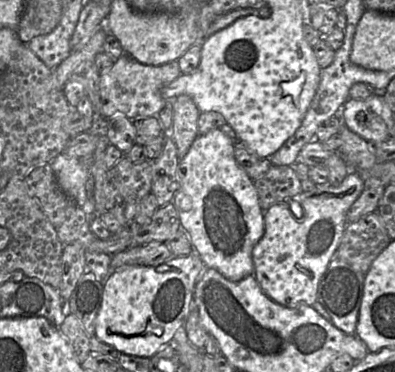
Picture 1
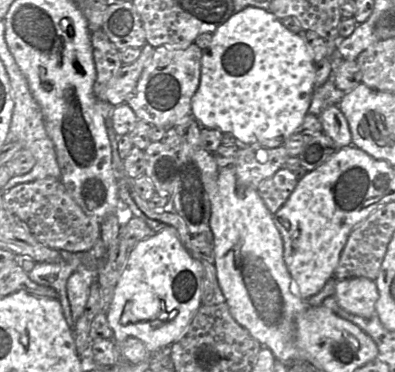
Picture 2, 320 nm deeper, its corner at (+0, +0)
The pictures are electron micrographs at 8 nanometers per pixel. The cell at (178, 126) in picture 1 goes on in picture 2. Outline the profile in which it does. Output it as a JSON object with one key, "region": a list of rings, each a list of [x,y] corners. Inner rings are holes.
{"region":[[[162,230],[142,239],[127,256],[107,312],[108,324],[113,330],[113,340],[121,342],[128,337],[138,338],[145,344],[149,354],[162,347],[171,346],[182,336],[202,305],[202,291],[202,264],[189,254],[177,236],[177,231]]]}

